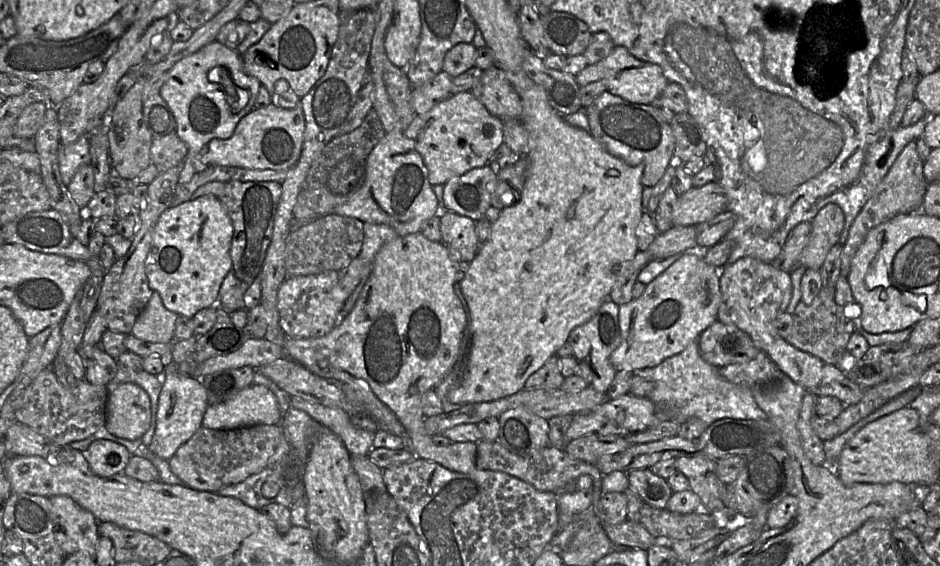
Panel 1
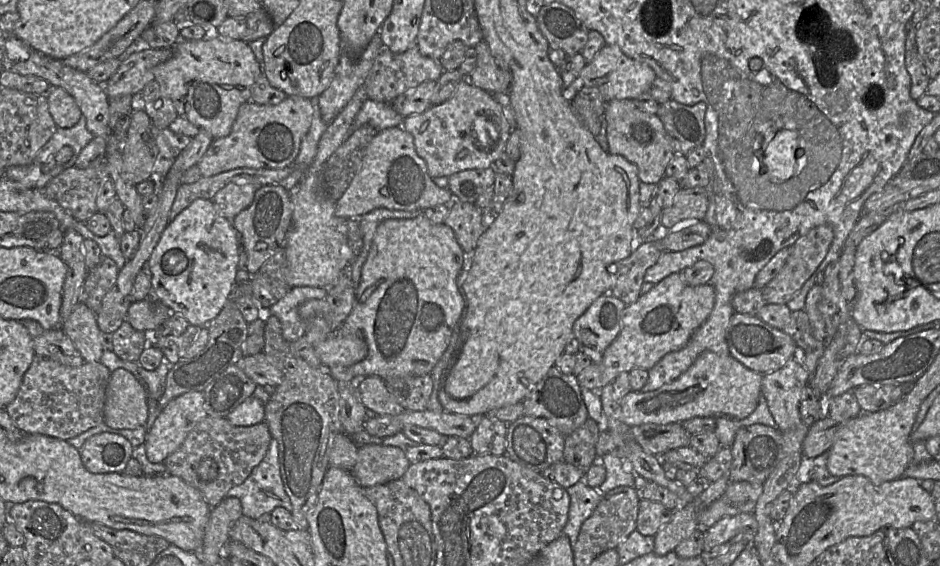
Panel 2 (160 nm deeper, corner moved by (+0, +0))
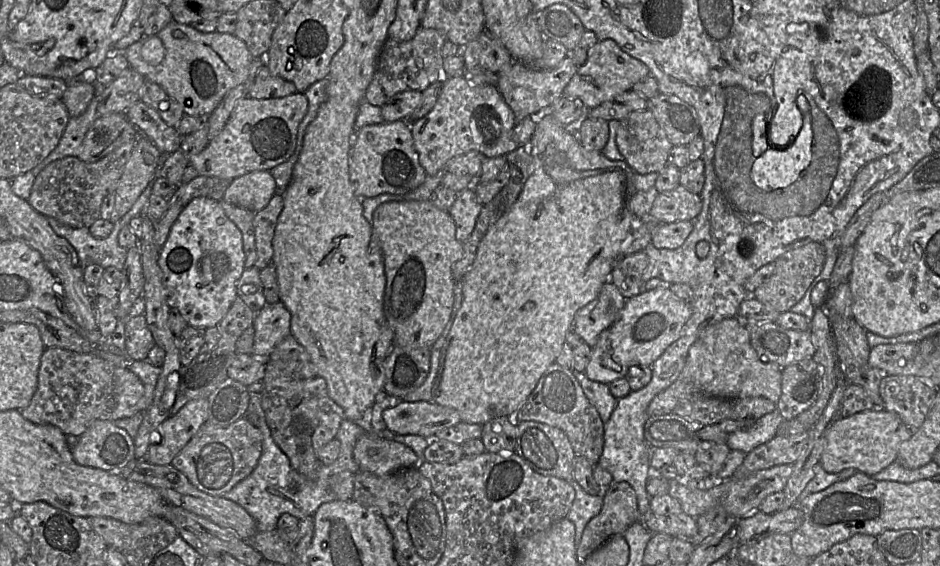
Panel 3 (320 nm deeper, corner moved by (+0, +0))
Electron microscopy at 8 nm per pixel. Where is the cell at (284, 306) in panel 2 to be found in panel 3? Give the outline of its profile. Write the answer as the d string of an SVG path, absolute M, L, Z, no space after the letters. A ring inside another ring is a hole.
M282 301L266 304L254 319L254 355L268 360L278 344L291 334L291 313Z

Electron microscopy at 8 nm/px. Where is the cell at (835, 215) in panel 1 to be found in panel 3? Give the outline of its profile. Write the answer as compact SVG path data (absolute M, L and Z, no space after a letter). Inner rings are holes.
M810 242L792 249L775 261L773 274L753 292L753 297L770 305L779 313L790 311L803 298L813 280L821 273L825 261L826 249L818 242Z

